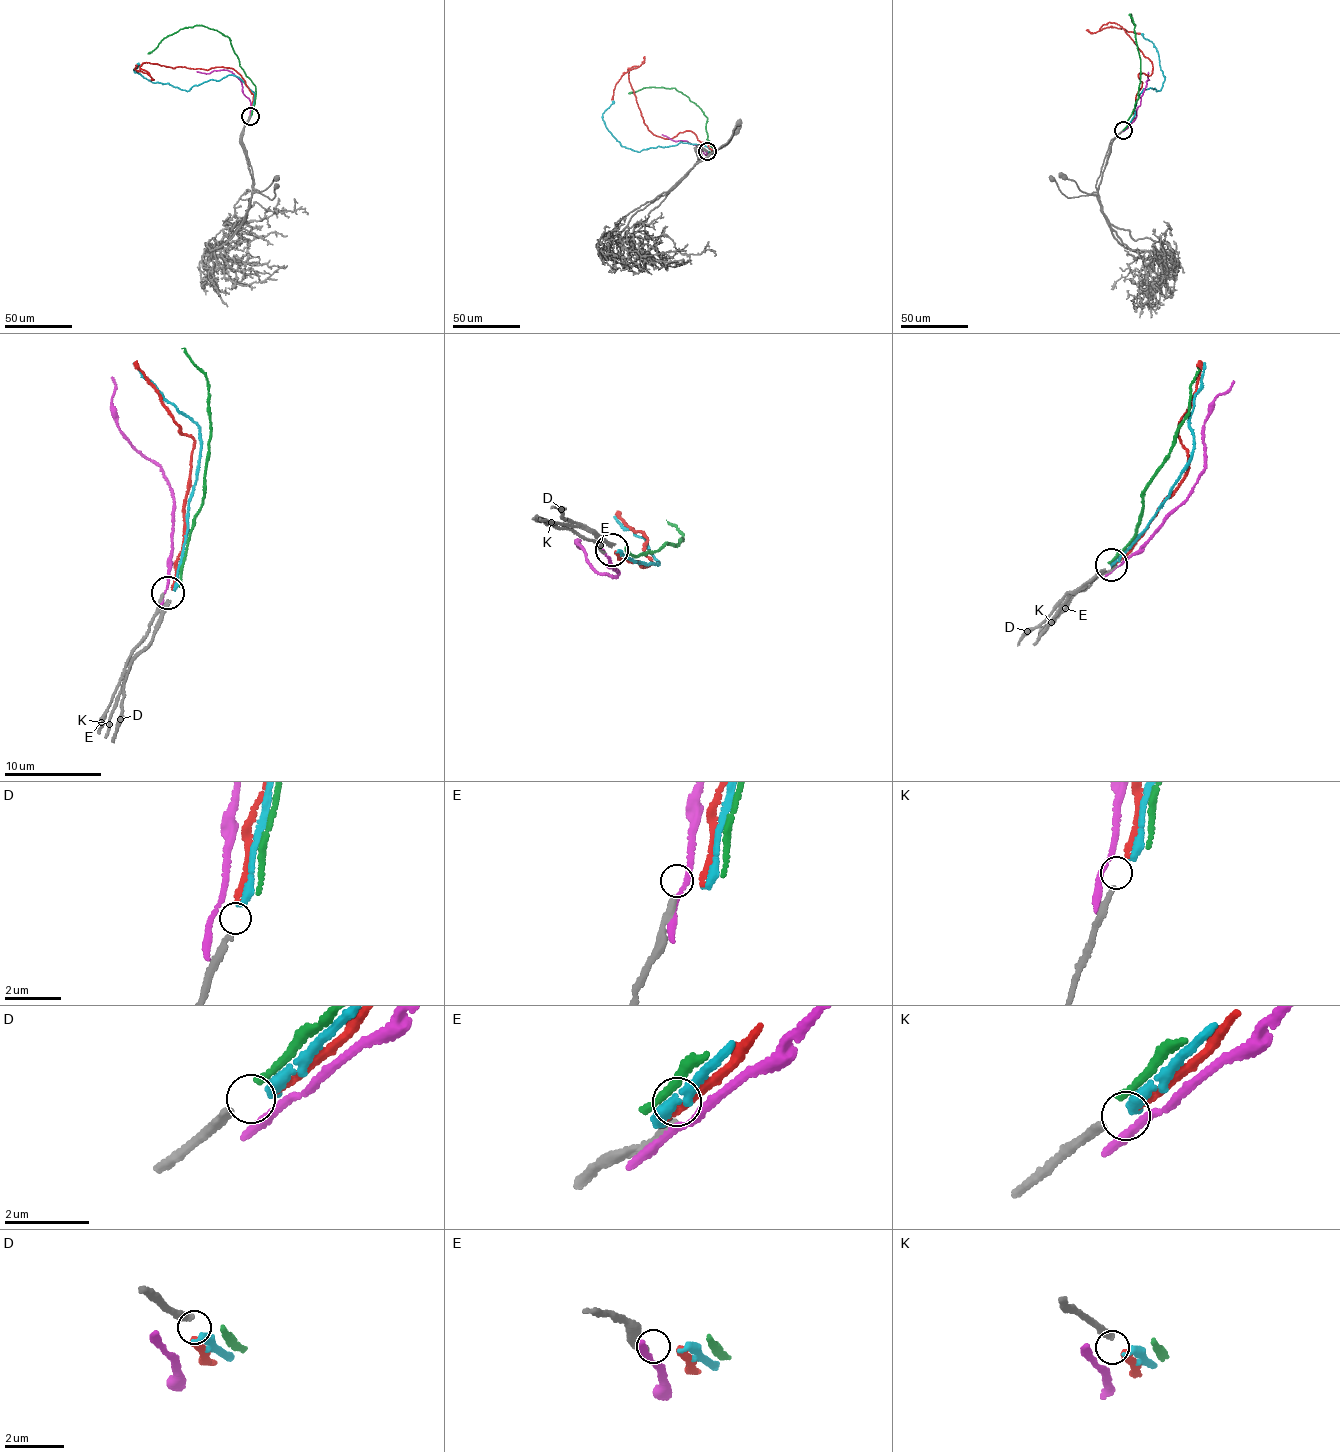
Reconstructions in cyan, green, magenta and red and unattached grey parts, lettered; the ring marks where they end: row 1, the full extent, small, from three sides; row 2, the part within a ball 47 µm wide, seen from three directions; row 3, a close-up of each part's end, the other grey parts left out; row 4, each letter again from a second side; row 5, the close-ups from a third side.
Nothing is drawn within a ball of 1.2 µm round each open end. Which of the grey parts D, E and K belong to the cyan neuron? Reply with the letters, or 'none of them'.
D

